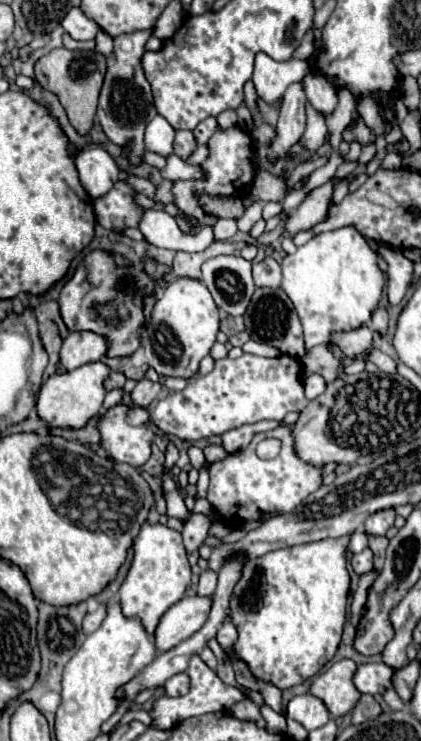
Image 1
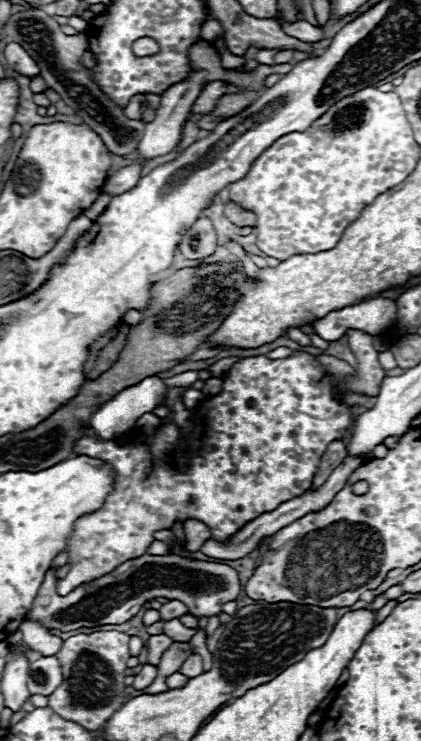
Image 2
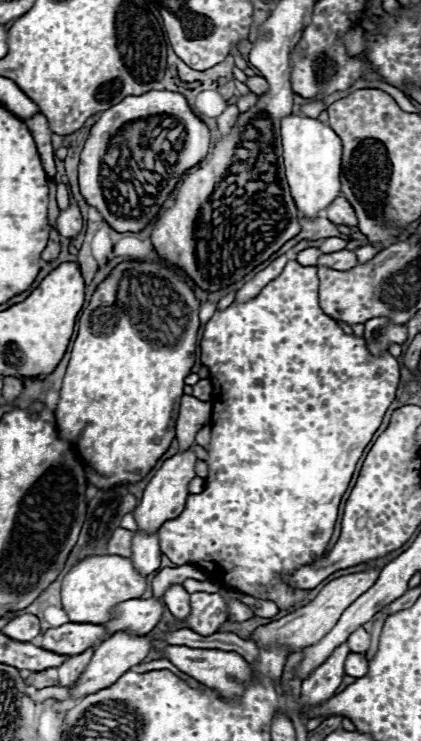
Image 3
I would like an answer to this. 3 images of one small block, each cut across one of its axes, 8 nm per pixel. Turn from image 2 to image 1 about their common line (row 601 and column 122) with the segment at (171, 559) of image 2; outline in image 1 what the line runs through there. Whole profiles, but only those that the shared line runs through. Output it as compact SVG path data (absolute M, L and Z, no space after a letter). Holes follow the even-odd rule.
M152 30L144 32L132 32L132 34L120 34L114 38L114 60L108 64L108 72L104 78L104 86L100 92L100 102L98 102L98 122L106 134L106 138L124 148L128 152L128 162L130 166L138 166L144 162L146 146L144 146L144 130L148 122L156 116L156 108L152 102L150 86L142 84L144 72L140 68L140 58L144 54L144 44L150 38ZM118 180L106 196L94 200L94 212L98 222L106 230L138 228L144 216L144 208L138 206L134 200L136 200L136 190L128 186L128 182Z

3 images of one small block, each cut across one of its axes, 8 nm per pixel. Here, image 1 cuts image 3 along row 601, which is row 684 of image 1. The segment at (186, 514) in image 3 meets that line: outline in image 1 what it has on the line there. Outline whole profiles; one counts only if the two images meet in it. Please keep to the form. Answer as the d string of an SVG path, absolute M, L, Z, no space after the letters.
M348 536L328 538L302 546L282 548L248 560L244 576L234 586L230 598L232 622L238 628L238 640L232 646L232 656L242 660L254 678L274 684L280 690L298 686L316 676L326 662L336 654L346 620L346 598L350 590L350 576L346 570Z

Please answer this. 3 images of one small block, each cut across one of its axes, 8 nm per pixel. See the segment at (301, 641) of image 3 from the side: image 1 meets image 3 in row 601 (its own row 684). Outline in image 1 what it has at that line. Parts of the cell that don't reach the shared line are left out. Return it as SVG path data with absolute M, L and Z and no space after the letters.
M340 660L312 680L310 692L326 704L330 716L342 718L350 714L352 708L358 704L362 694L356 692L356 686L352 684L354 674L356 674L356 662Z

